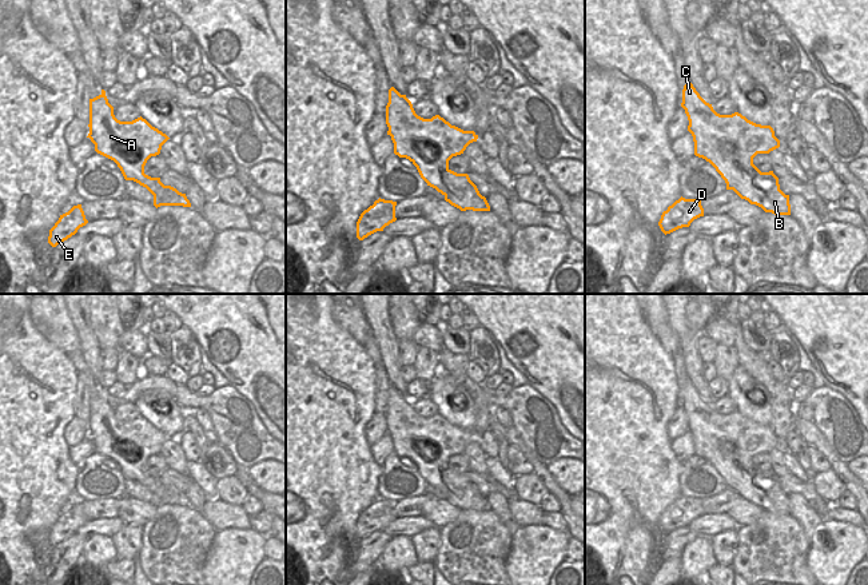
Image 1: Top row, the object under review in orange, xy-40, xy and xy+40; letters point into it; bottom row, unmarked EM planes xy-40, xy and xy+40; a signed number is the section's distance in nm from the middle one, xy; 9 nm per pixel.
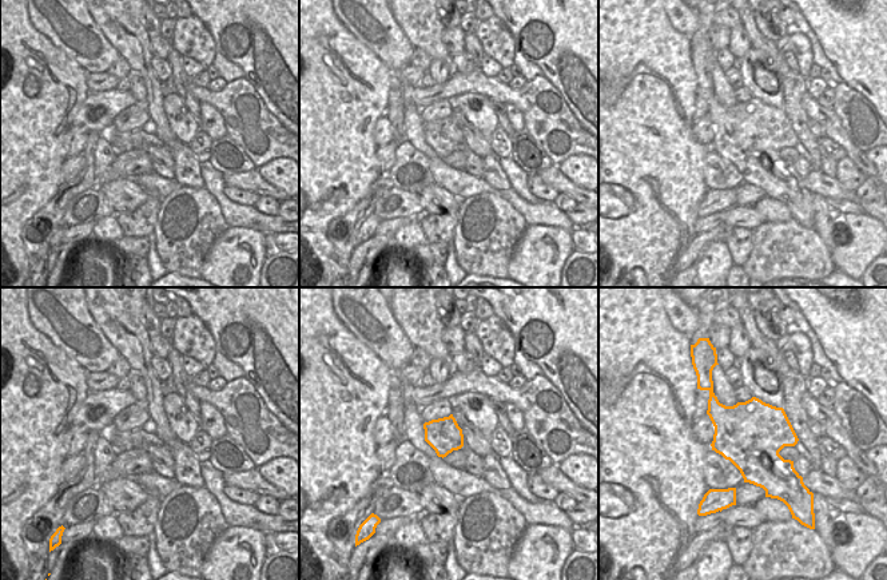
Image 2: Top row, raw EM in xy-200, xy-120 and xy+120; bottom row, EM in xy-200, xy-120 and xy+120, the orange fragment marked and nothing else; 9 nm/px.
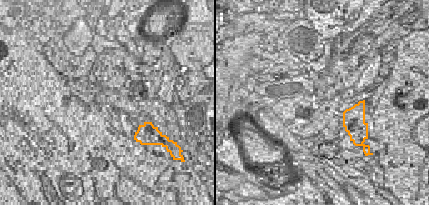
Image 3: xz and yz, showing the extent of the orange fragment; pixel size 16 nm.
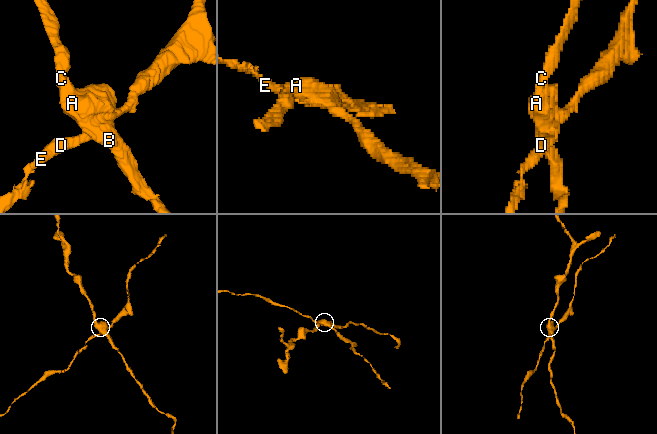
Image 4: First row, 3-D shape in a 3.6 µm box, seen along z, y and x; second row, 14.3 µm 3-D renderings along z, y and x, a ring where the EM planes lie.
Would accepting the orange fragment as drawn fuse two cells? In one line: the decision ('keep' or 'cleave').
cleave

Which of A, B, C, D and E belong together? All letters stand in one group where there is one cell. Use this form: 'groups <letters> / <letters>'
groups A B C / D E

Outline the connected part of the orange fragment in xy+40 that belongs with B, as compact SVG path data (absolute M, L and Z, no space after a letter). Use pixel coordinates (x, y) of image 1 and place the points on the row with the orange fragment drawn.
M688 81L682 89L681 107L689 120L688 131L693 136L694 155L713 162L721 158L734 162L737 175L741 178L733 190L741 199L761 207L775 215L791 215L789 195L780 190L779 178L769 172L761 172L754 164L750 142L765 142L764 138L744 138L736 120L741 114L717 114L712 104L706 103Z

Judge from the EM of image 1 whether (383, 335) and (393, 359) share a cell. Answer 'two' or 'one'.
one

